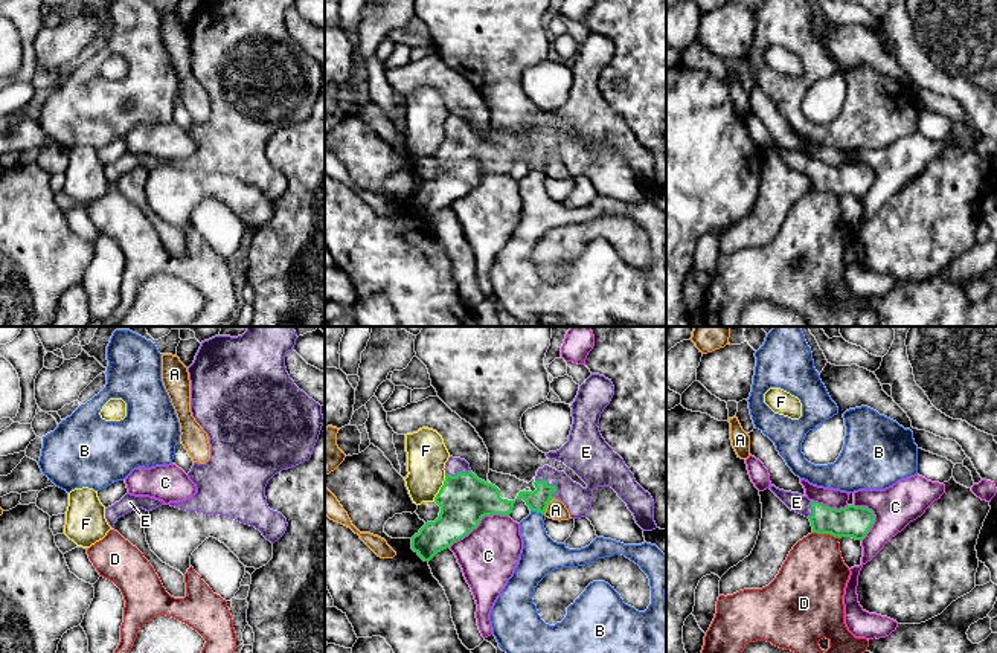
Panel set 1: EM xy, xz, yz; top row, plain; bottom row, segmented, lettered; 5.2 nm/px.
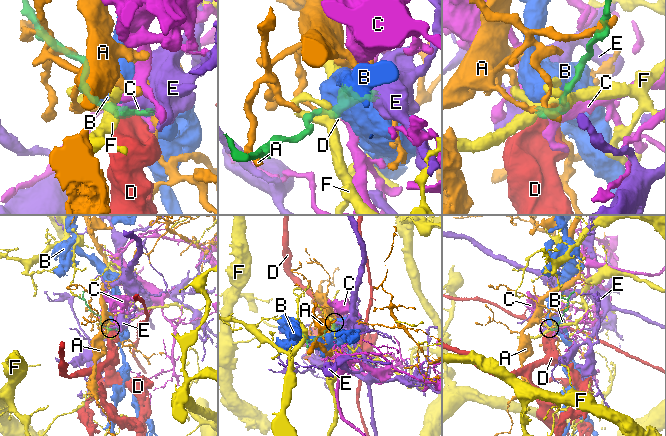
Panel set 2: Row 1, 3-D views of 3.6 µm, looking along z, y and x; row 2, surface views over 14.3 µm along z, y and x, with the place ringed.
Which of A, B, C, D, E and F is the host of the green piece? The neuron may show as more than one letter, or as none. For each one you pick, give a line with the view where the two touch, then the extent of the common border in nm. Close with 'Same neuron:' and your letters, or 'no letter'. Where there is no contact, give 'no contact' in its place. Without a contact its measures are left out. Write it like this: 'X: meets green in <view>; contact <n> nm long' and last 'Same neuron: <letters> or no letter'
E: meets green in xz; contact 140 nm long
Same neuron: E

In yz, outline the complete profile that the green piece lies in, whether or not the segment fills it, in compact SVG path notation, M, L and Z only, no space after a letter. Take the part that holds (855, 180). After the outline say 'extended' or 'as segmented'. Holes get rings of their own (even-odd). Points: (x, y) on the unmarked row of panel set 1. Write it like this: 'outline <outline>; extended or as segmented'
outline M770 142L770 148L791 168L809 177L813 191L863 198L870 189L875 172L867 165L848 163L829 166L799 151L784 150Z; extended

